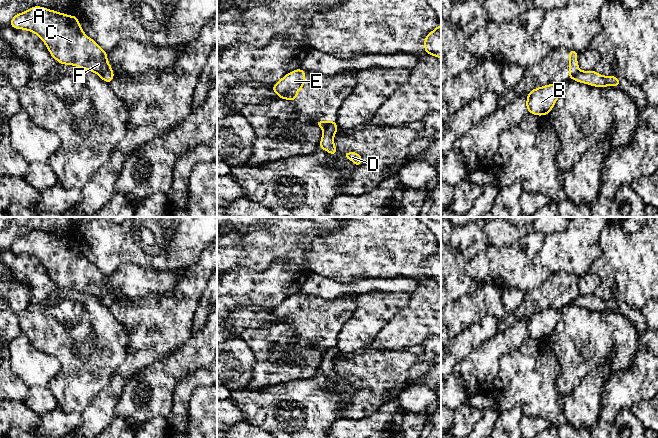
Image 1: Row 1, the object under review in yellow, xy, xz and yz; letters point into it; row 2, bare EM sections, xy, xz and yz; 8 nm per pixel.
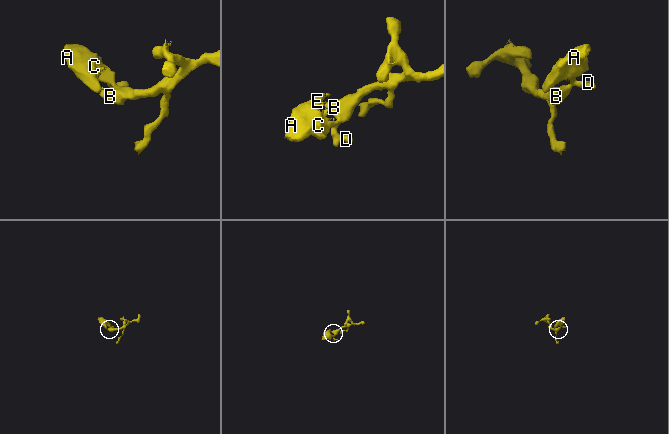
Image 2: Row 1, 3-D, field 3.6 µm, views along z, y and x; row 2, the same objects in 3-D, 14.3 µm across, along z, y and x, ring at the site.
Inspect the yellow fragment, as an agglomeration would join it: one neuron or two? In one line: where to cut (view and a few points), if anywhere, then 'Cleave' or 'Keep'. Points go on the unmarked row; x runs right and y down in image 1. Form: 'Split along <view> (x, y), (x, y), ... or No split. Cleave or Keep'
Split along xy (112, 295), (107, 295), (100, 300). Cleave

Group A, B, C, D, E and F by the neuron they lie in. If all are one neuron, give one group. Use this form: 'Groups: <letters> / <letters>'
Groups: A C E F / B D

